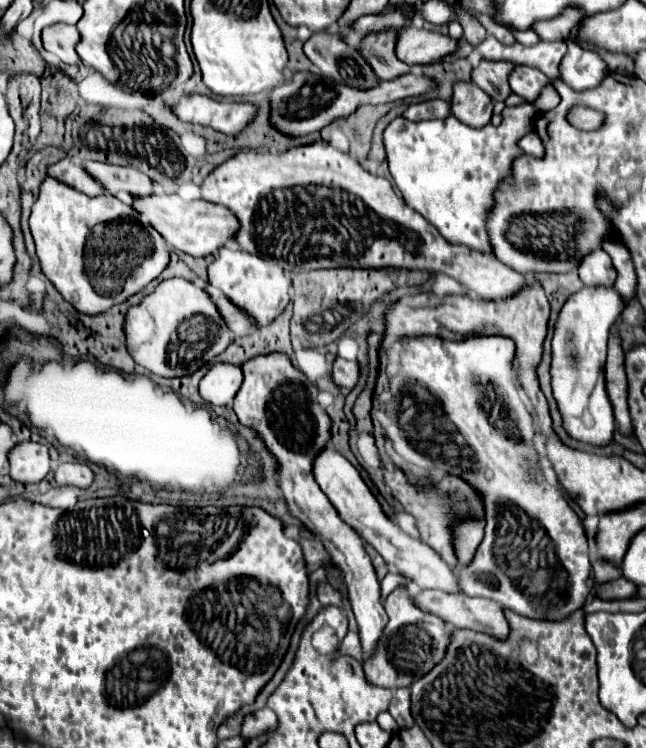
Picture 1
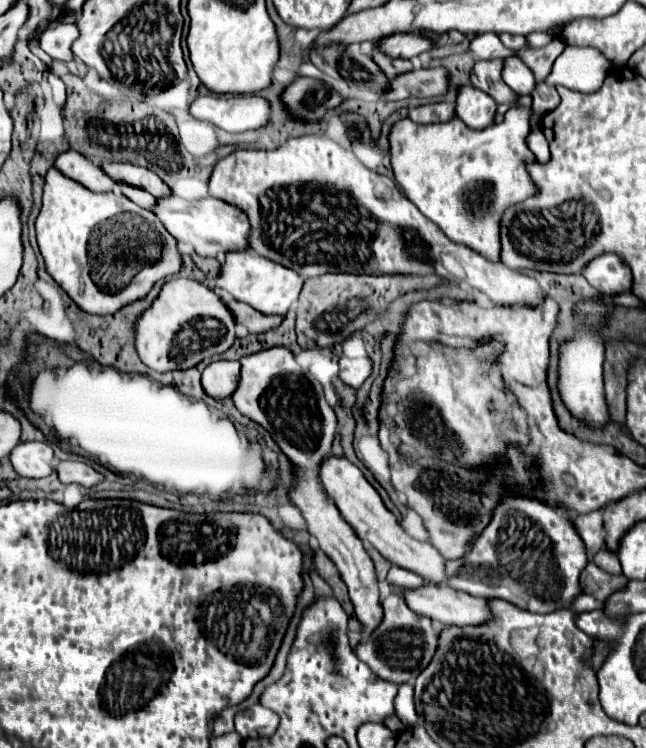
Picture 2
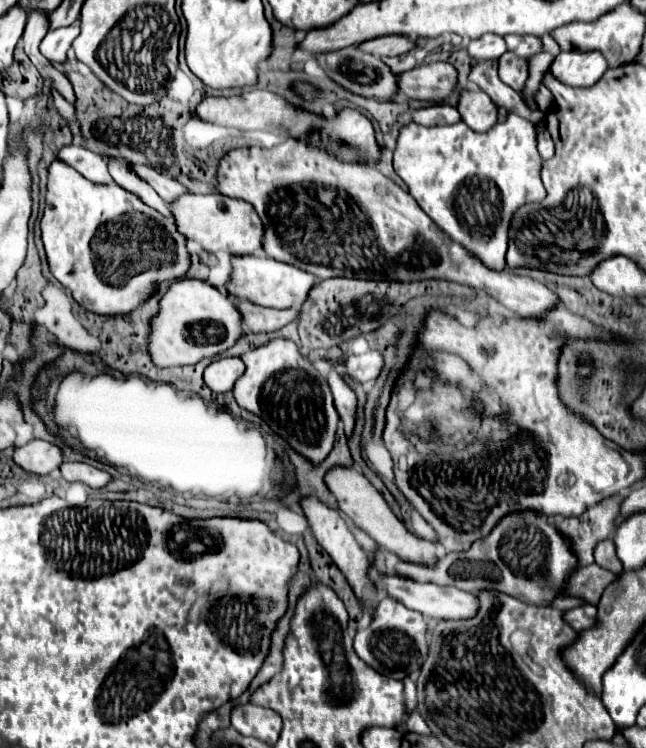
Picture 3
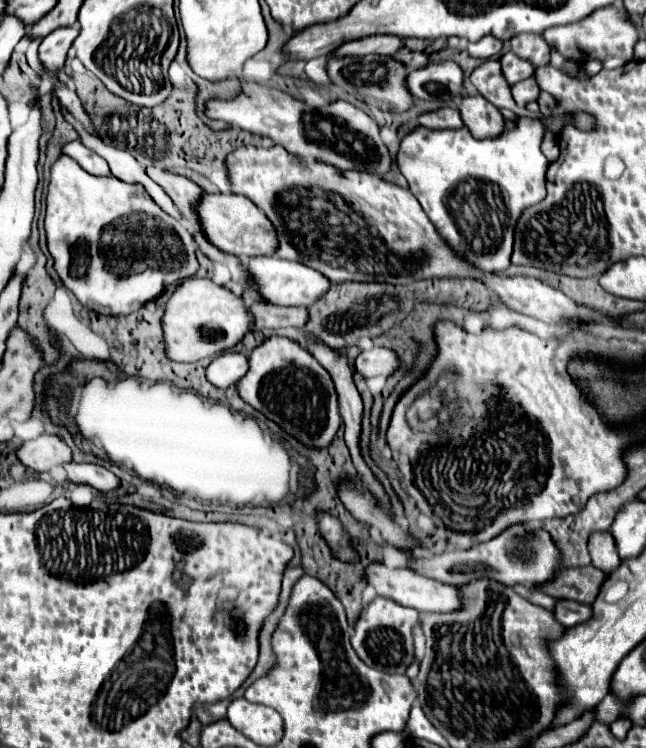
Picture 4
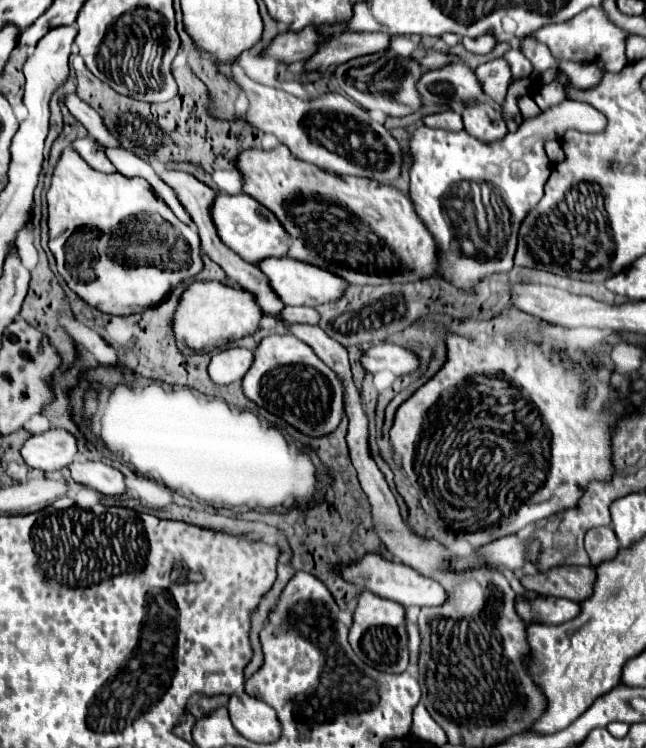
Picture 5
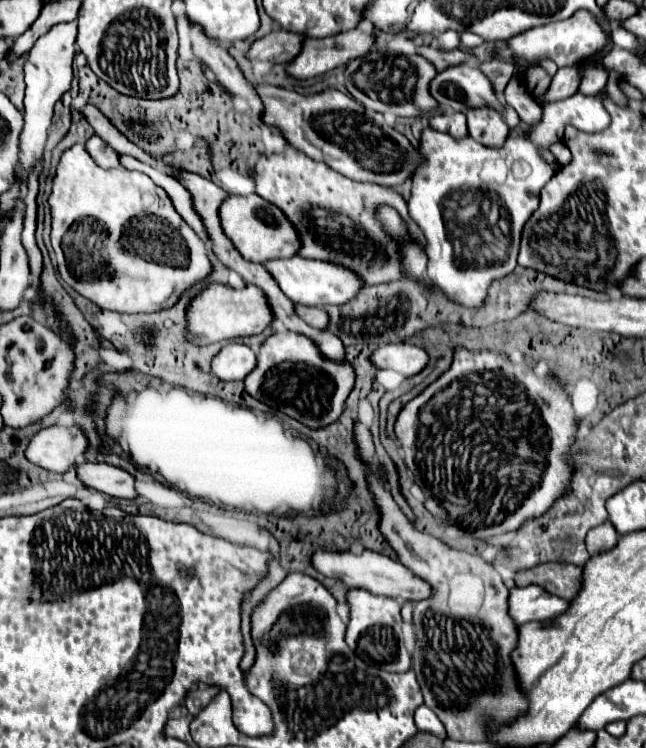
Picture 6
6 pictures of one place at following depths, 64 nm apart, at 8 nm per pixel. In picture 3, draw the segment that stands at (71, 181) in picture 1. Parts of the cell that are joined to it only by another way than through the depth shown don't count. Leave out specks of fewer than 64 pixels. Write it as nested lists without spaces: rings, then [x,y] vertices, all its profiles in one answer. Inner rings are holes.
[[[76,144],[64,146],[58,154],[58,160],[72,166],[76,172],[80,172],[86,180],[90,180],[94,184],[112,184],[114,182],[106,168],[106,162],[98,154],[92,154],[90,150],[80,148]]]

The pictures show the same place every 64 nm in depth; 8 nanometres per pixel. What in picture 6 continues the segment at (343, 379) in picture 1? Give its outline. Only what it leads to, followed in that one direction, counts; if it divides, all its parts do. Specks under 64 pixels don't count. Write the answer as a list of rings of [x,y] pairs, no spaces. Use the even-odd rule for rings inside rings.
[[[388,342],[378,346],[372,354],[370,354],[370,362],[374,368],[378,370],[396,370],[404,376],[414,376],[418,374],[424,364],[428,362],[428,354],[412,344],[404,344],[404,342]],[[376,360],[376,366],[374,366]]]

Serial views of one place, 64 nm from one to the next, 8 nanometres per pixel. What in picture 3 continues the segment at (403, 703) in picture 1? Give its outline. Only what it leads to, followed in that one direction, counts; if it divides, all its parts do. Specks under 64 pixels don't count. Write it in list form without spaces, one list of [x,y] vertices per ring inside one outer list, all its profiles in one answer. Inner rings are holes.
[[[410,678],[404,680],[404,708],[408,716],[416,710],[416,686]]]

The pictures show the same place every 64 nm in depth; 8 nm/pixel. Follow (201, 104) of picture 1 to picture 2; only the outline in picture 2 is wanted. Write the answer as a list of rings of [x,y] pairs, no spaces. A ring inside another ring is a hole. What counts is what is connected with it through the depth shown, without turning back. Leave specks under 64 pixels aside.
[[[200,96],[188,106],[188,112],[196,120],[210,122],[226,132],[256,130],[266,126],[270,118],[270,106],[260,96]]]

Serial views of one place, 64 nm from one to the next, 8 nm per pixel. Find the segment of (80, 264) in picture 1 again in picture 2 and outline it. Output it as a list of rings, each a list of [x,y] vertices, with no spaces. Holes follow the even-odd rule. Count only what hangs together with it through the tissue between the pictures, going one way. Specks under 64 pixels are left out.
[[[50,168],[46,174],[42,206],[34,226],[46,272],[78,304],[78,308],[88,314],[112,314],[128,306],[130,302],[144,298],[156,280],[176,274],[180,270],[180,252],[176,248],[176,240],[172,240],[168,232],[160,228],[160,224],[148,210],[132,204],[122,194],[88,192],[86,188],[80,188],[80,184],[76,184],[74,180],[60,176],[56,168]]]

